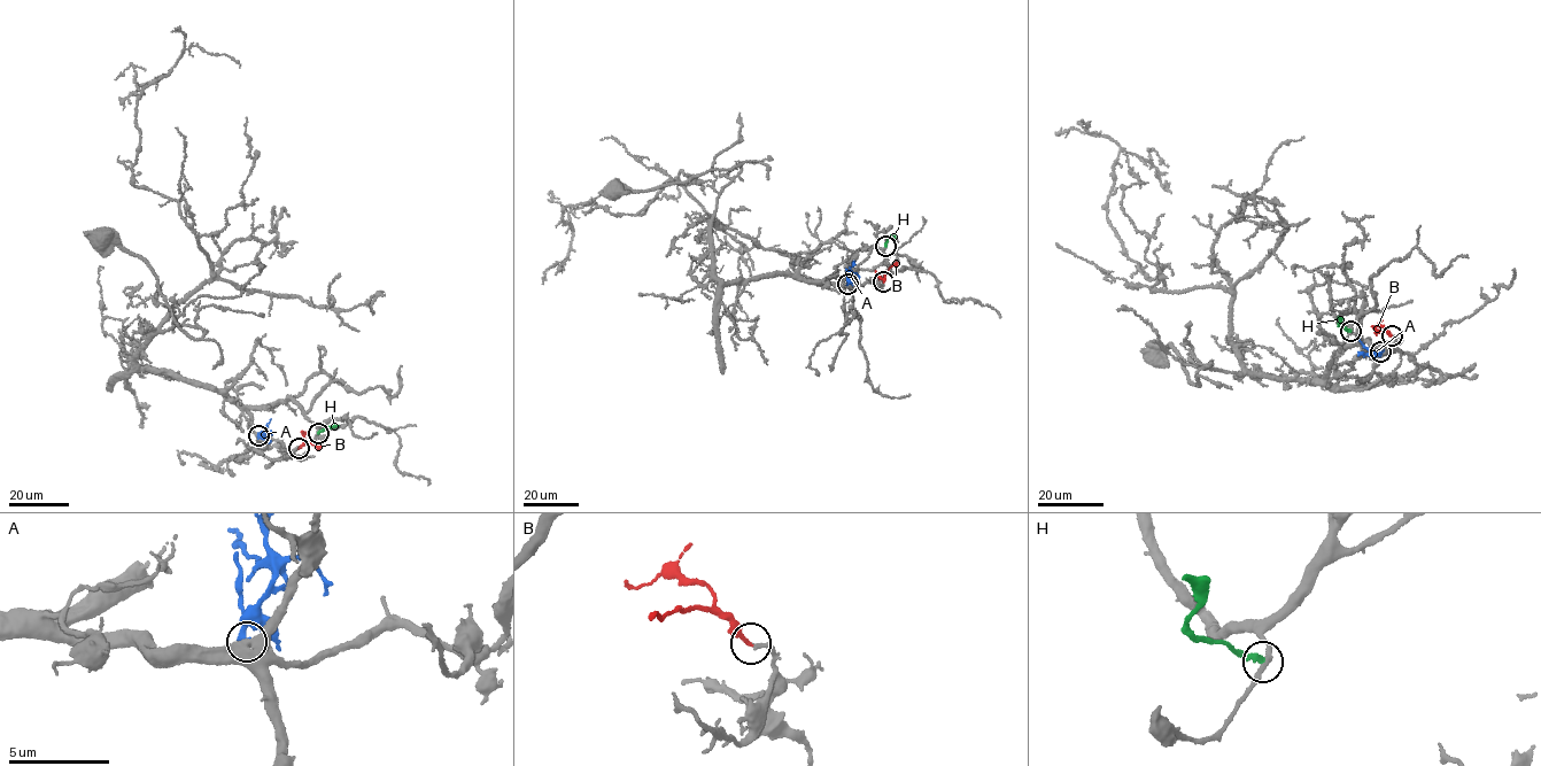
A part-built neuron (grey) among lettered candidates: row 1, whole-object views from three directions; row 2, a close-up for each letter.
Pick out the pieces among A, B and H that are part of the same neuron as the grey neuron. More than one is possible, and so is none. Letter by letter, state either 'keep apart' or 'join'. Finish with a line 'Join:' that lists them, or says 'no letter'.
A: keep apart
B: join
H: keep apart
Join: B

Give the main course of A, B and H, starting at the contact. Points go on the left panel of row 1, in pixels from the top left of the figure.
A: (258, 435), (264, 436), (270, 418)
B: (297, 448), (306, 441), (317, 446), (322, 443)
H: (318, 433), (339, 425)

